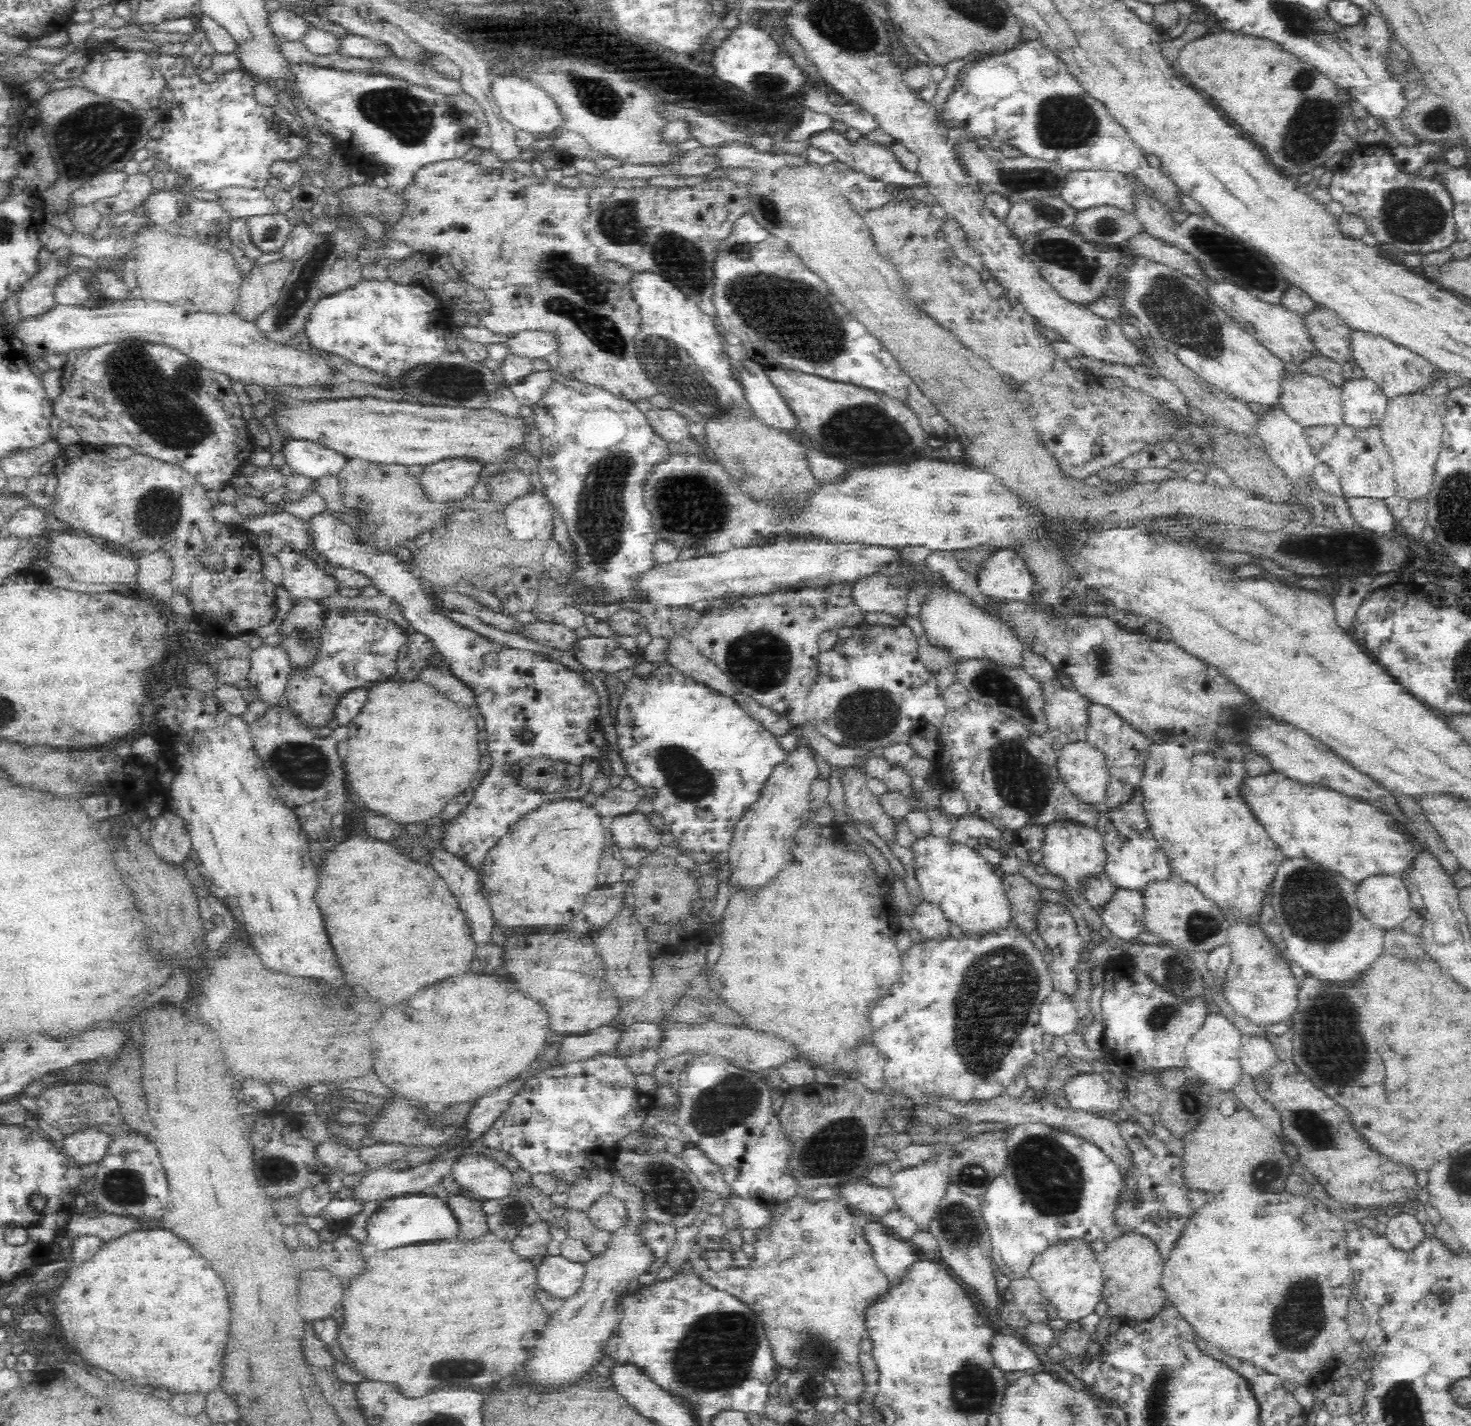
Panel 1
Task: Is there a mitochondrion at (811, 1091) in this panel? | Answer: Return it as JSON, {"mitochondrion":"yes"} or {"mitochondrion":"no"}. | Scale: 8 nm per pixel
{"mitochondrion":"no"}

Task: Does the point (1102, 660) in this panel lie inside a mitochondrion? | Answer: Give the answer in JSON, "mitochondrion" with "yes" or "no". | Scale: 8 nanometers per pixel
{"mitochondrion":"yes"}

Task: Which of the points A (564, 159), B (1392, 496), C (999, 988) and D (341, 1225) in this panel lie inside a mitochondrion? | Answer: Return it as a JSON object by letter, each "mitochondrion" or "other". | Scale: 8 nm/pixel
{"A":"other","B":"other","C":"mitochondrion","D":"other"}

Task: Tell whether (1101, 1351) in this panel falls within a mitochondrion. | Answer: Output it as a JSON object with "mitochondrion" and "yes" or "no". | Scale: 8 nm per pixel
{"mitochondrion":"no"}

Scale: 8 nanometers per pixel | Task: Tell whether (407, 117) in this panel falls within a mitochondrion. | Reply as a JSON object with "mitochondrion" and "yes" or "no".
{"mitochondrion":"yes"}

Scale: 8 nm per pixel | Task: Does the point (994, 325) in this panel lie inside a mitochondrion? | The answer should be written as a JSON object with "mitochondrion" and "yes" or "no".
{"mitochondrion":"no"}

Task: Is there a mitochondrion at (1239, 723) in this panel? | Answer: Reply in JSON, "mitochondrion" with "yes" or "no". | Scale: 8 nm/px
{"mitochondrion":"no"}

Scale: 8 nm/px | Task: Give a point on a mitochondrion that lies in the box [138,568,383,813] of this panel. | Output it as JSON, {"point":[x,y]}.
{"point":[304,766]}

